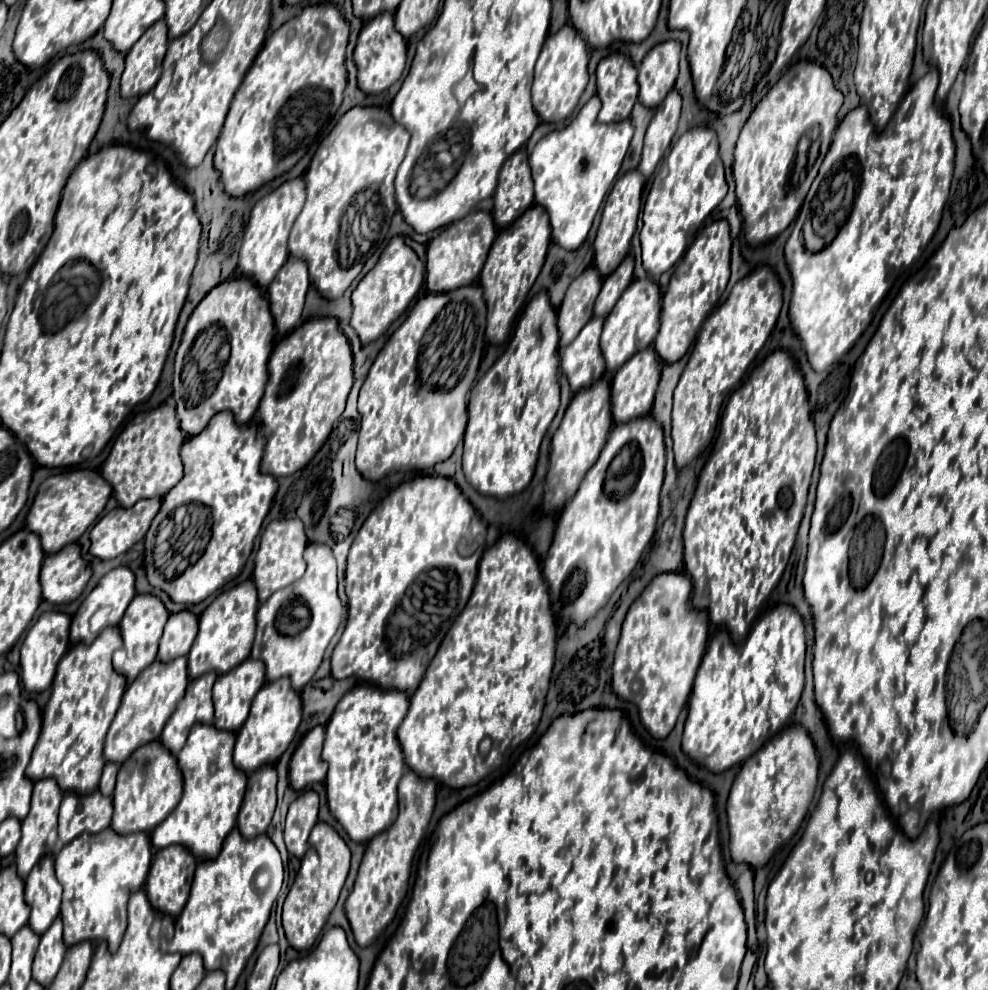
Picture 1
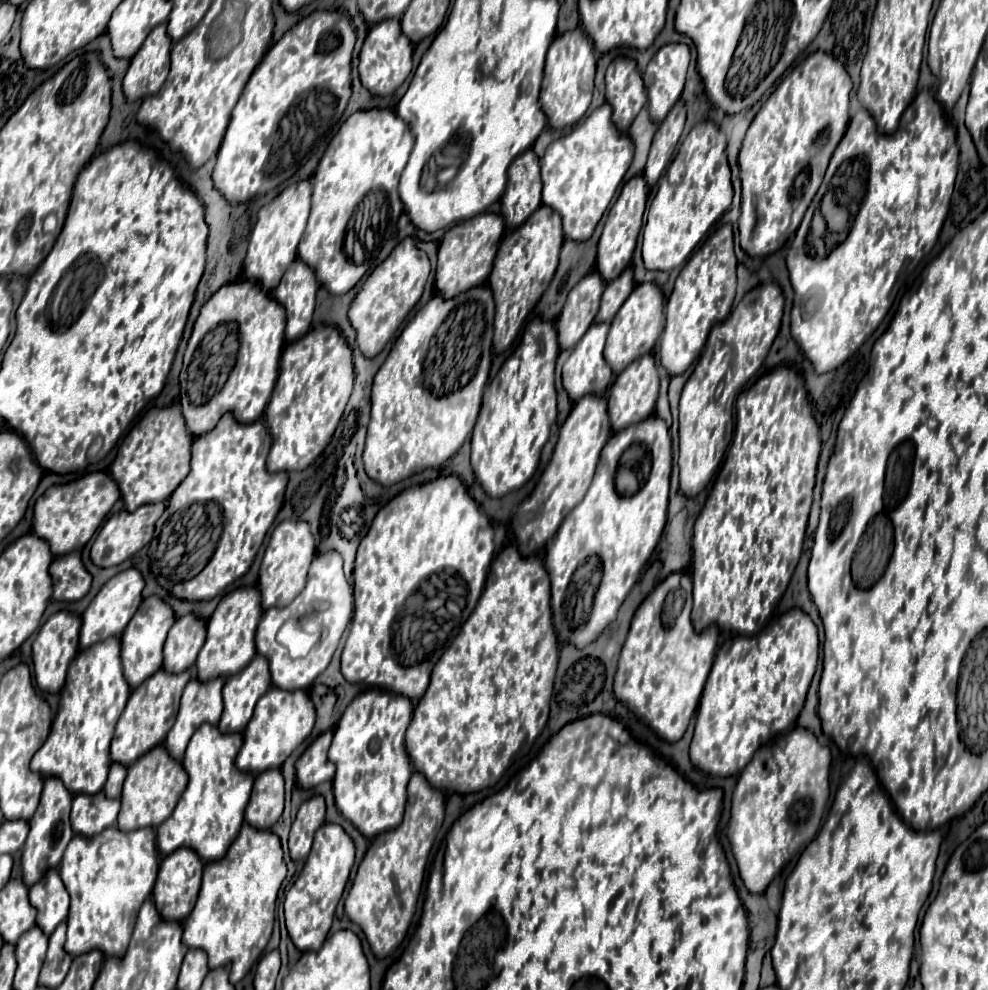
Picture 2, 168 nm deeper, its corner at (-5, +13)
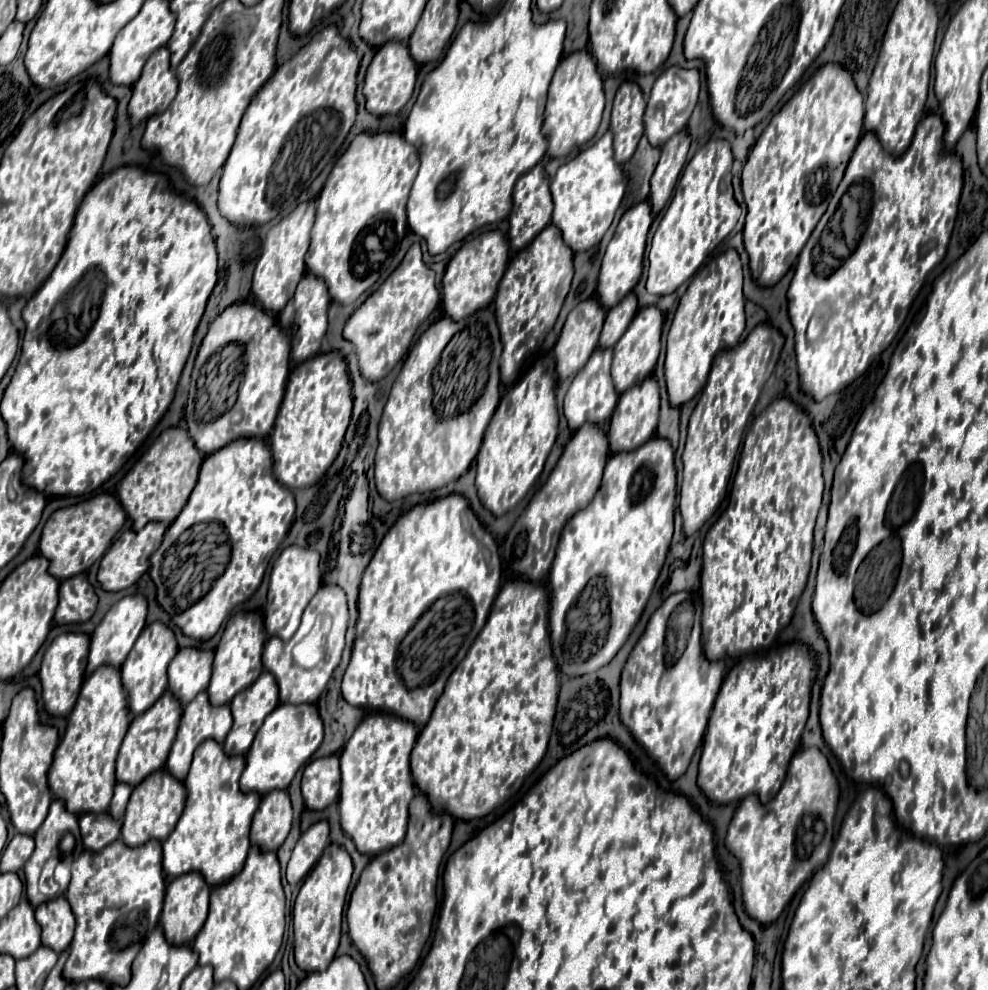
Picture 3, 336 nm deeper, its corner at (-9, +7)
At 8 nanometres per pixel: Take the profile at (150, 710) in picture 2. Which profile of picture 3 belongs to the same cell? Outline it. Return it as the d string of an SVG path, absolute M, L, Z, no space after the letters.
M164 691L160 695L160 701L156 701L156 705L152 705L144 713L140 713L140 717L134 717L130 727L128 727L126 737L122 741L120 753L118 753L116 779L118 781L128 781L128 785L134 787L148 773L154 773L156 769L162 769L164 763L166 763L166 757L170 753L172 741L176 737L180 717L182 717L182 705L180 705L180 701L176 701L172 691Z

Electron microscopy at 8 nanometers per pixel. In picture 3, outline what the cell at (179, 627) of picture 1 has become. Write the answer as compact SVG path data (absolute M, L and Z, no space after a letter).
M182 647L168 665L168 689L182 705L208 687L214 653L210 649Z

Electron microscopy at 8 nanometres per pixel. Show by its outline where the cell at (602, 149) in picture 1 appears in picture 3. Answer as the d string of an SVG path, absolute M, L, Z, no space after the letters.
M610 129L594 145L580 151L568 163L560 165L556 175L550 179L550 191L554 201L552 223L562 231L562 237L572 251L586 251L600 243L600 239L612 225L616 209L620 207L626 183L628 179L622 167L614 161Z

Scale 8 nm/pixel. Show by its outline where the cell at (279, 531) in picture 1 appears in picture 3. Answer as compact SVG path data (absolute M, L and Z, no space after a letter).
M300 545L286 547L280 553L280 557L274 561L270 571L270 587L264 607L266 633L270 637L278 635L280 639L288 641L300 625L304 605L308 605L308 601L312 599L312 595L320 585L322 585L322 573L320 573L320 555L316 553L316 549L308 549Z

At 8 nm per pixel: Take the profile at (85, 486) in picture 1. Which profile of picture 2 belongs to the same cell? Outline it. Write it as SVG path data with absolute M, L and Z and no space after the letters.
M88 473L66 485L50 487L34 505L34 533L50 545L56 557L82 549L120 499L118 485L106 473Z

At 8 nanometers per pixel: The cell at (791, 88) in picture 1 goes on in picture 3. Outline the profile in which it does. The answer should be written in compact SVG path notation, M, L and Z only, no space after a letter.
M826 63L784 103L758 137L742 171L742 193L748 207L744 247L758 285L774 285L796 263L798 253L828 205L826 201L818 205L806 201L808 175L820 167L830 167L830 173L844 173L846 161L850 161L862 135L862 119L864 101L852 73L836 63Z

